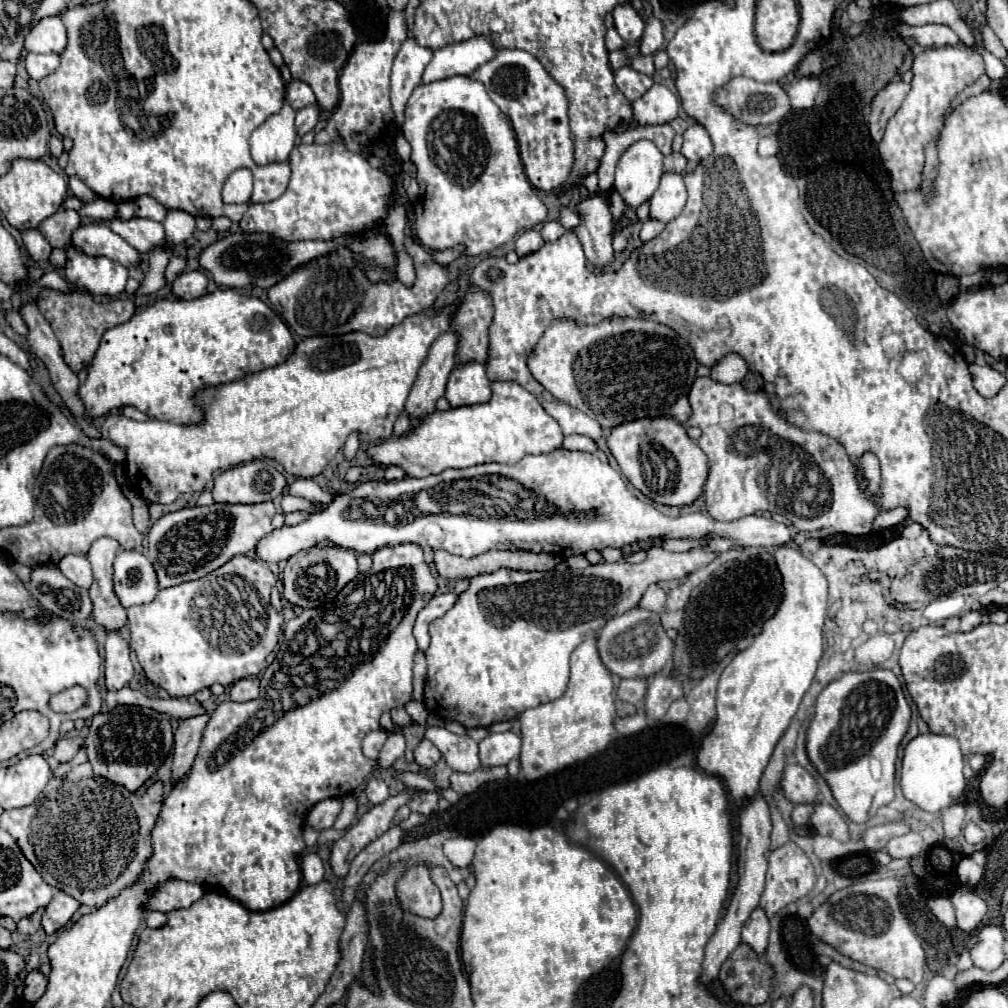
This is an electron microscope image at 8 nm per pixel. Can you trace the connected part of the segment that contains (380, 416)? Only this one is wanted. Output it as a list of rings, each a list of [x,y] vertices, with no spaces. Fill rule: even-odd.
[[[429,308],[407,316],[399,326],[393,326],[385,336],[377,338],[363,332],[305,338],[279,366],[247,374],[245,378],[227,384],[203,386],[193,398],[193,404],[203,414],[203,420],[197,424],[171,424],[153,418],[137,422],[123,414],[109,414],[101,426],[101,434],[105,440],[113,440],[113,444],[125,448],[127,478],[147,504],[173,504],[179,494],[203,492],[215,470],[225,470],[257,458],[271,458],[297,478],[313,478],[323,472],[353,430],[359,430],[361,442],[385,440],[393,434],[393,424],[405,410],[409,388],[417,378],[417,370],[423,364],[429,346],[441,332],[449,330],[449,314],[451,308],[441,312]]]

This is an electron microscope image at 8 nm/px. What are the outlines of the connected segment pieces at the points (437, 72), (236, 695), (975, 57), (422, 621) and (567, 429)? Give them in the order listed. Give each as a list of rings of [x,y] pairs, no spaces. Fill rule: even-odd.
[[[487,36],[453,42],[433,54],[433,60],[425,68],[425,76],[421,76],[421,84],[429,84],[429,80],[445,80],[445,76],[467,76],[477,66],[491,60],[495,52],[497,48]]]
[[[245,678],[231,686],[231,700],[233,702],[249,702],[259,696],[259,680],[257,678]]]
[[[962,45],[928,48],[915,56],[911,72],[911,92],[903,100],[897,114],[889,120],[885,136],[879,144],[879,154],[891,174],[891,188],[895,194],[911,192],[921,186],[925,146],[939,140],[951,102],[957,98],[957,94],[985,74],[985,62],[979,52]]]
[[[445,592],[445,594],[435,596],[435,598],[433,598],[433,600],[419,612],[413,634],[415,634],[415,638],[417,638],[417,646],[419,646],[421,650],[427,650],[427,646],[429,646],[427,626],[429,626],[435,618],[443,616],[449,608],[453,608],[455,602],[457,602],[457,594],[455,594],[455,592]]]
[[[543,400],[541,406],[545,408],[545,412],[549,416],[553,416],[559,426],[563,428],[563,434],[585,434],[593,440],[601,438],[601,426],[597,424],[597,420],[593,420],[591,416],[587,416],[585,412],[565,404],[565,402],[549,402],[549,400]]]

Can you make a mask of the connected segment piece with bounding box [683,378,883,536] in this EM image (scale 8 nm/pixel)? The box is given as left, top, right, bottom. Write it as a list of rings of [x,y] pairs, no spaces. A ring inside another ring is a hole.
[[[695,378],[689,404],[693,414],[683,426],[699,426],[703,430],[697,444],[709,458],[709,476],[703,494],[707,512],[713,518],[737,520],[759,510],[783,514],[803,532],[821,528],[855,536],[873,532],[873,522],[883,512],[877,502],[881,470],[873,452],[865,452],[859,462],[849,460],[837,440],[821,432],[797,428],[771,404],[771,396],[765,390],[749,392],[741,382],[721,384],[713,378]],[[793,448],[813,458],[827,478],[829,490],[811,488],[811,460],[807,456],[793,456]],[[861,476],[867,482],[865,488],[861,488]]]

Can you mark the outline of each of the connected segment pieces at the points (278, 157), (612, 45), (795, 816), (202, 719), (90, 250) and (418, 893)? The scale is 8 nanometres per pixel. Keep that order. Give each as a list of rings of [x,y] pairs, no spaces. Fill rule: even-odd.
[[[285,100],[283,108],[251,134],[251,156],[257,164],[285,162],[295,146],[297,110]]]
[[[609,28],[609,30],[607,30],[607,36],[605,36],[605,46],[607,46],[607,50],[609,50],[609,52],[613,52],[613,50],[621,50],[623,44],[625,44],[625,42],[621,40],[619,32],[617,32],[615,28]]]
[[[799,804],[795,806],[793,814],[791,814],[791,820],[797,824],[797,826],[803,826],[803,824],[809,824],[809,816],[813,814],[813,804]]]
[[[199,714],[181,720],[175,732],[175,754],[173,754],[173,778],[179,780],[193,766],[195,754],[201,744],[201,736],[209,724],[209,714]]]
[[[83,224],[71,234],[73,248],[85,252],[87,256],[107,256],[109,260],[131,268],[141,260],[141,254],[129,246],[121,236],[113,234],[107,224]]]
[[[427,862],[407,866],[403,876],[395,884],[395,892],[397,892],[399,908],[403,912],[409,912],[421,918],[425,916],[431,920],[435,920],[441,914],[441,908],[443,908],[441,892],[431,880]]]

